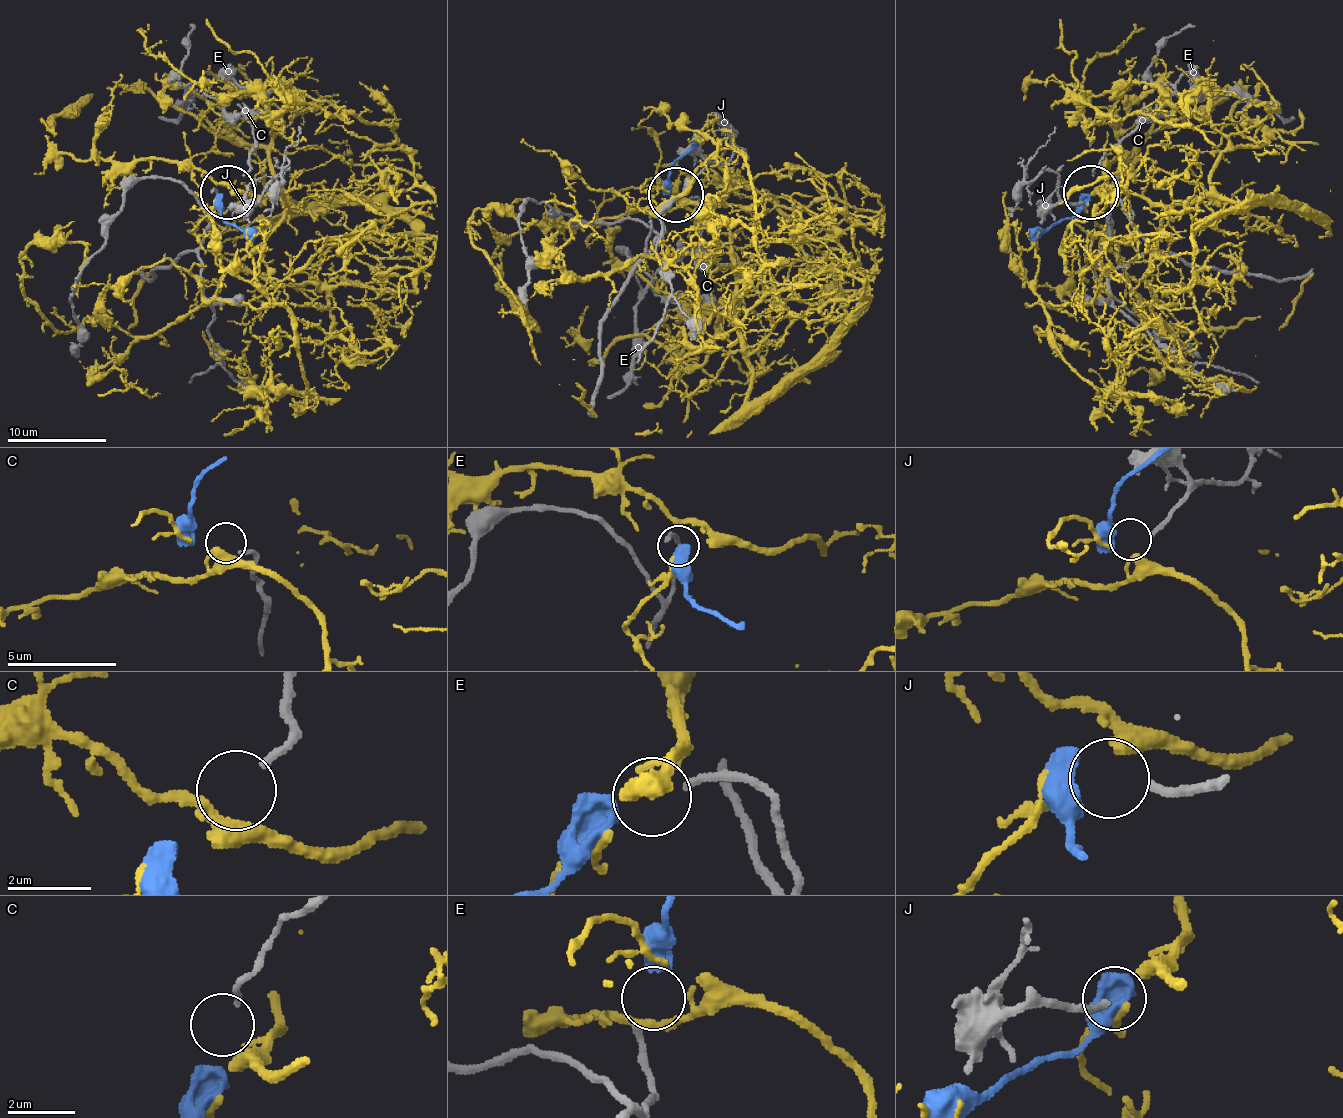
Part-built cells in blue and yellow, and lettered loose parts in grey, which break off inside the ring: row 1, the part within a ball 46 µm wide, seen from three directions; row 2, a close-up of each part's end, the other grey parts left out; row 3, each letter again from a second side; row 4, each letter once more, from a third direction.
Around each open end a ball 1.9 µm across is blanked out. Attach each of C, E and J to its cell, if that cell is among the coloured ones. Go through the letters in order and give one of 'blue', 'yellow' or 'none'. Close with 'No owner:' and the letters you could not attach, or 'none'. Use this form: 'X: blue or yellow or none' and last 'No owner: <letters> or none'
C: none
E: blue
J: yellow
No owner: C

